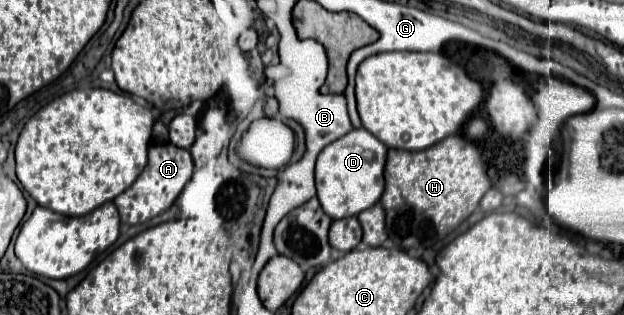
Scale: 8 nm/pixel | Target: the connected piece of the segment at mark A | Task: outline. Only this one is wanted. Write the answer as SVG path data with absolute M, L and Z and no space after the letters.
M152 142L148 148L148 164L142 170L142 174L138 176L138 180L120 196L116 196L114 204L120 212L122 222L126 224L140 224L146 222L154 216L158 216L160 212L168 210L174 200L178 198L178 194L182 192L182 188L186 186L186 182L192 176L192 156L188 150L178 148L170 142Z

